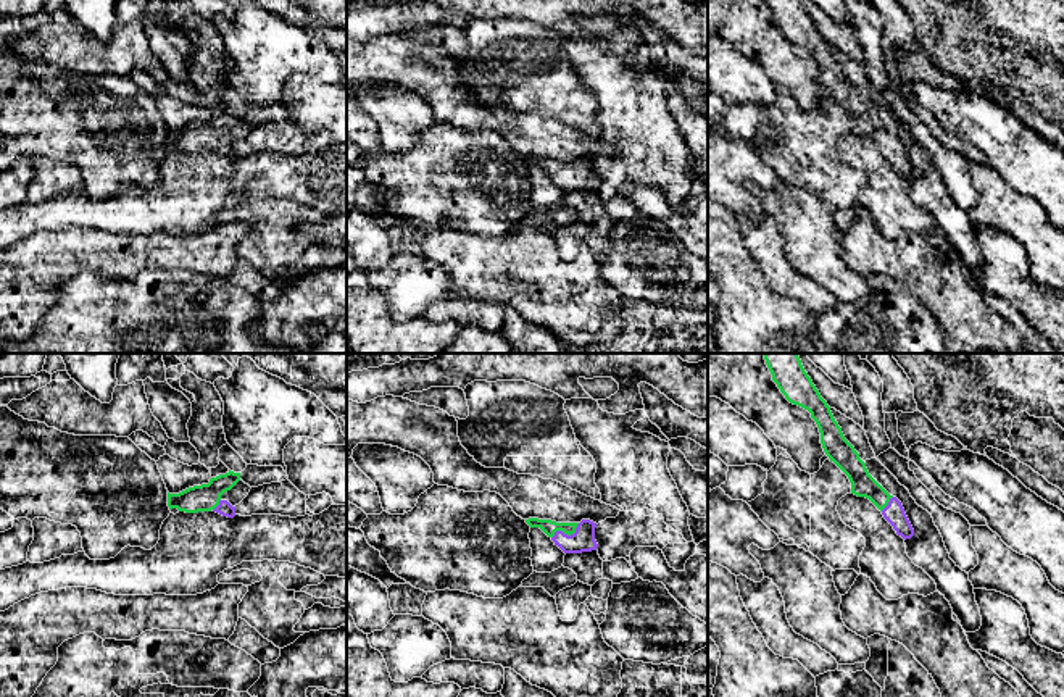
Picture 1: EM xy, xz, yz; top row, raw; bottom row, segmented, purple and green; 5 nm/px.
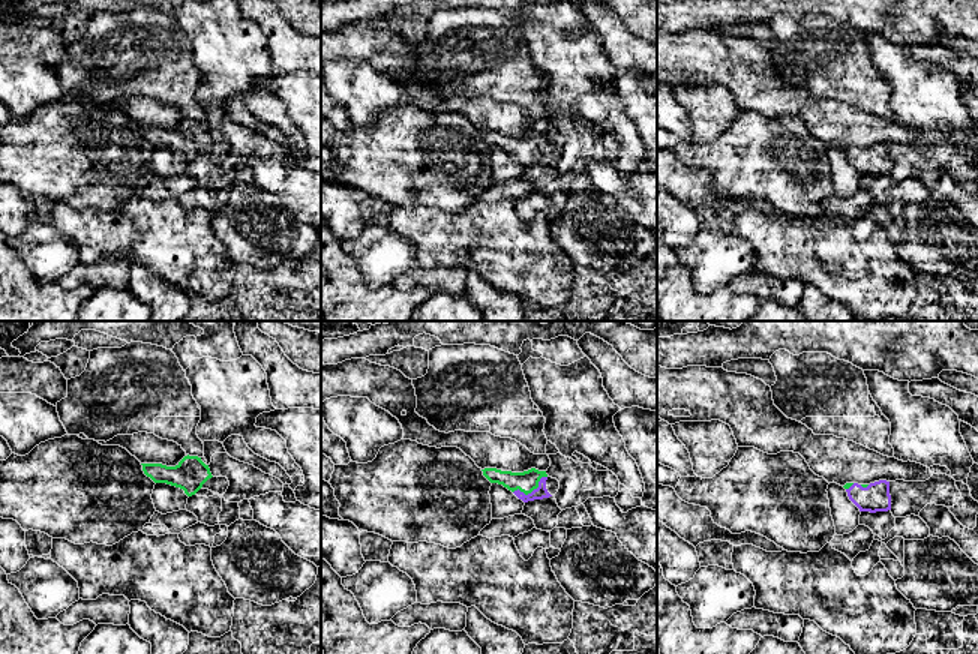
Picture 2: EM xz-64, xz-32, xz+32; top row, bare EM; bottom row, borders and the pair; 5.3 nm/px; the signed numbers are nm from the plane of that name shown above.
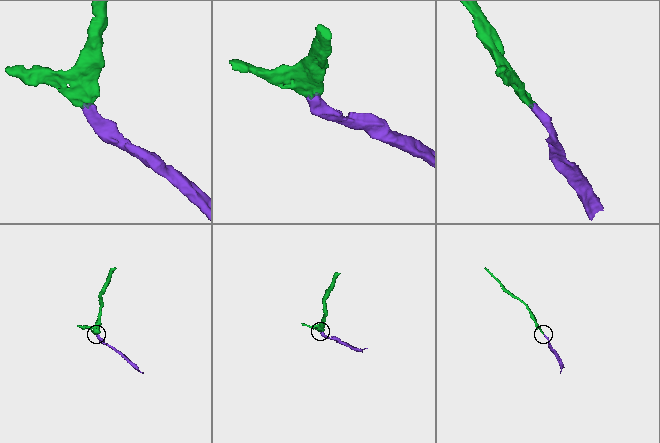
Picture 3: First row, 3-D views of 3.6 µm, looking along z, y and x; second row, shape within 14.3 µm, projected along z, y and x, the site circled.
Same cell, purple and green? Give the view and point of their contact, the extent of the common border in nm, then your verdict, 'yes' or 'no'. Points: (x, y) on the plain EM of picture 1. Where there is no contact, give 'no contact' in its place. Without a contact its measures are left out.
contact xz (566, 173); length 160 nm; yes

